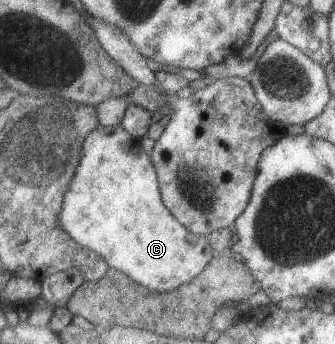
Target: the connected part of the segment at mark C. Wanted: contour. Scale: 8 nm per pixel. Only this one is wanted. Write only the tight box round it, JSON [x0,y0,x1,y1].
[60,124,217,293]

